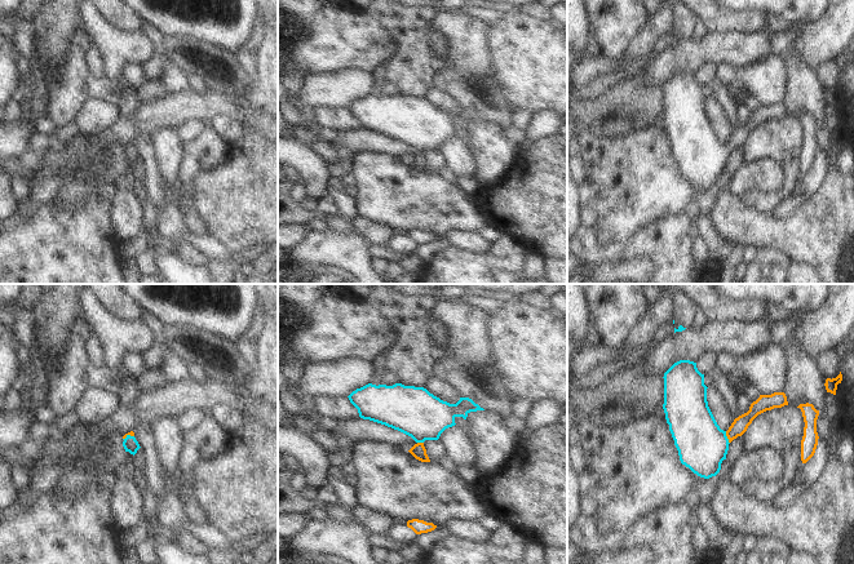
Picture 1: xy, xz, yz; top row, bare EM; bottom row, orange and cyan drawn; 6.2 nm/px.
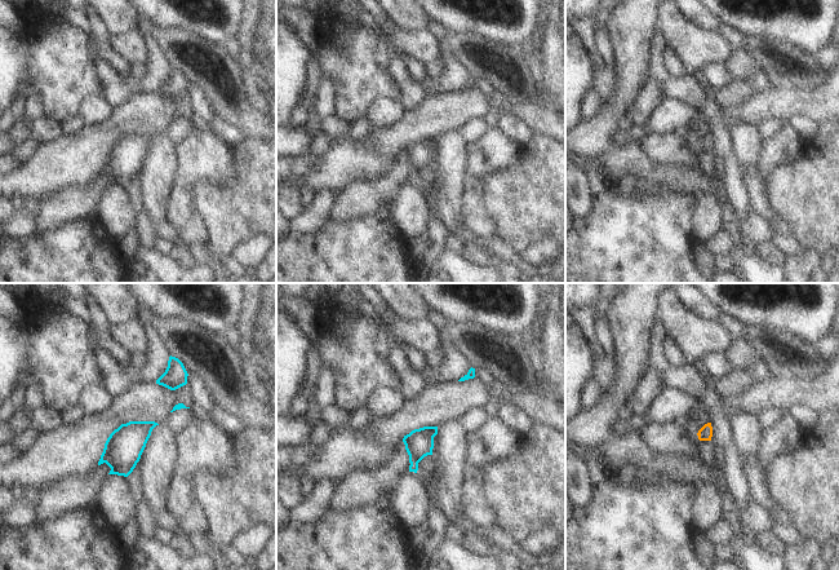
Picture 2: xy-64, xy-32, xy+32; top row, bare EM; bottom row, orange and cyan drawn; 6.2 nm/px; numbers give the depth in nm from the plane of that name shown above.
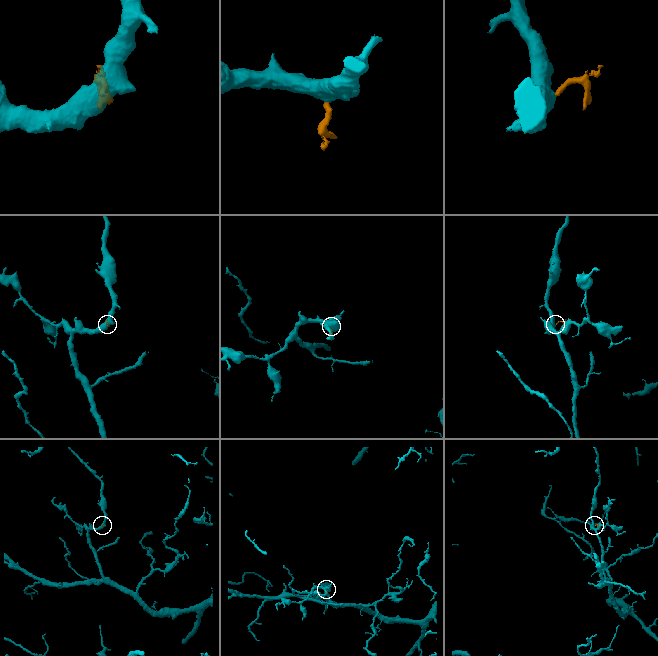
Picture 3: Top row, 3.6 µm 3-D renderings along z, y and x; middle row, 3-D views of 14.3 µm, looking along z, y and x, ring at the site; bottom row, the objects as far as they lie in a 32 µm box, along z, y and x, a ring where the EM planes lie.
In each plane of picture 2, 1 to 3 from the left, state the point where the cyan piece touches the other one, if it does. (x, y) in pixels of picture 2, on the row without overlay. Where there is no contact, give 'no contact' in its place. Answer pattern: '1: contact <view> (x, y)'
1: no contact
2: no contact
3: no contact

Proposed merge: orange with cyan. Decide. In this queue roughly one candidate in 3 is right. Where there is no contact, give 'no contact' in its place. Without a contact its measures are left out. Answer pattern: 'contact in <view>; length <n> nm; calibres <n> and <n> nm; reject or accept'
contact in yz; length 80 nm; calibres 100 and 320 nm; accept

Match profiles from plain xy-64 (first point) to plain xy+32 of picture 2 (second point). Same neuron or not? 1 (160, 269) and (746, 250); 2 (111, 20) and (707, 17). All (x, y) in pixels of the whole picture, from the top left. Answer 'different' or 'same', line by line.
1: different
2: same

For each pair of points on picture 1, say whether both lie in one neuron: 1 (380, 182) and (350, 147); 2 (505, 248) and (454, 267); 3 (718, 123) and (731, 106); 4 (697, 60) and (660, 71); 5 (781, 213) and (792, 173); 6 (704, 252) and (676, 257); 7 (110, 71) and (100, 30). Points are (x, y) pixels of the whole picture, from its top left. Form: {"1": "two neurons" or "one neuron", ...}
{"1": "two neurons", "2": "one neuron", "3": "two neurons", "4": "one neuron", "5": "two neurons", "6": "two neurons", "7": "one neuron"}

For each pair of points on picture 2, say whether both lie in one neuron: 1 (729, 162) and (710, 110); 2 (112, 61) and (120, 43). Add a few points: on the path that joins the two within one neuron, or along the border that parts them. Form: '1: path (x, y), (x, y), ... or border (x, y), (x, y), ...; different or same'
1: path (723, 149), (720, 133), (715, 123); same
2: border (107, 38), (110, 49), (127, 63); different

